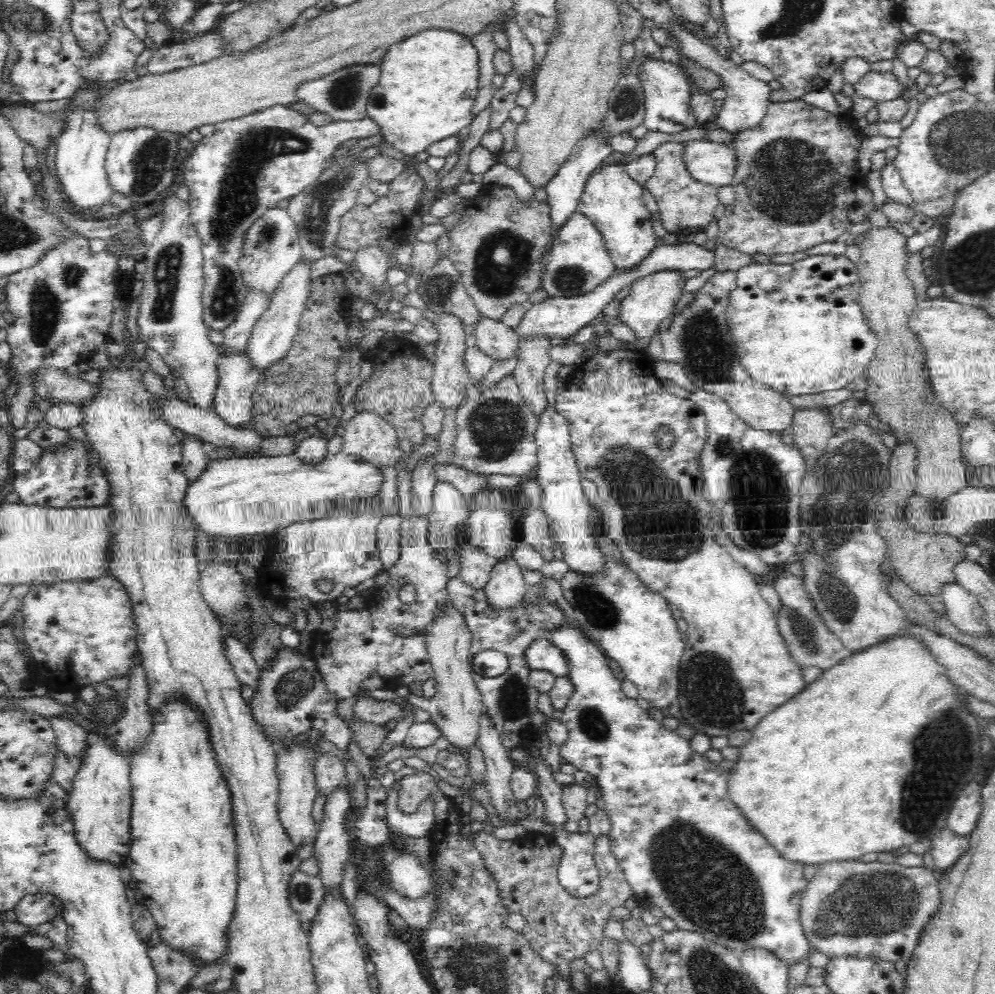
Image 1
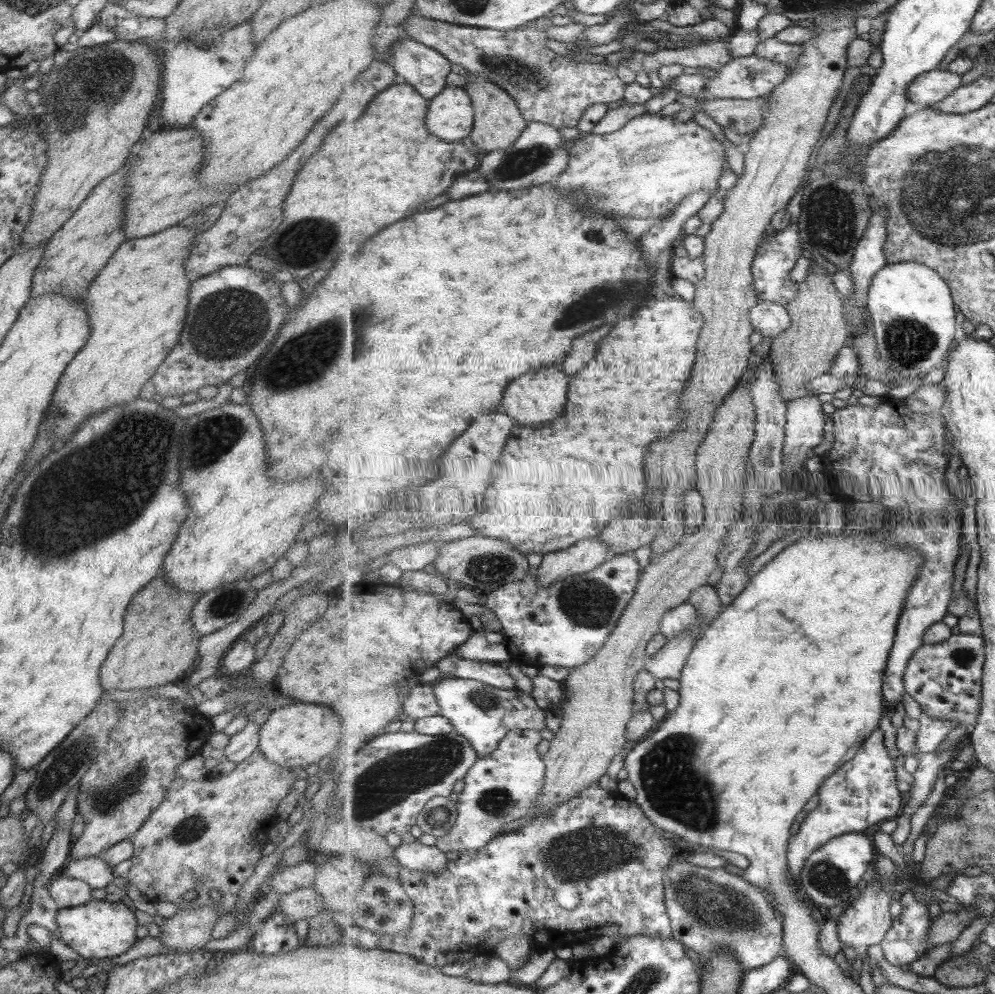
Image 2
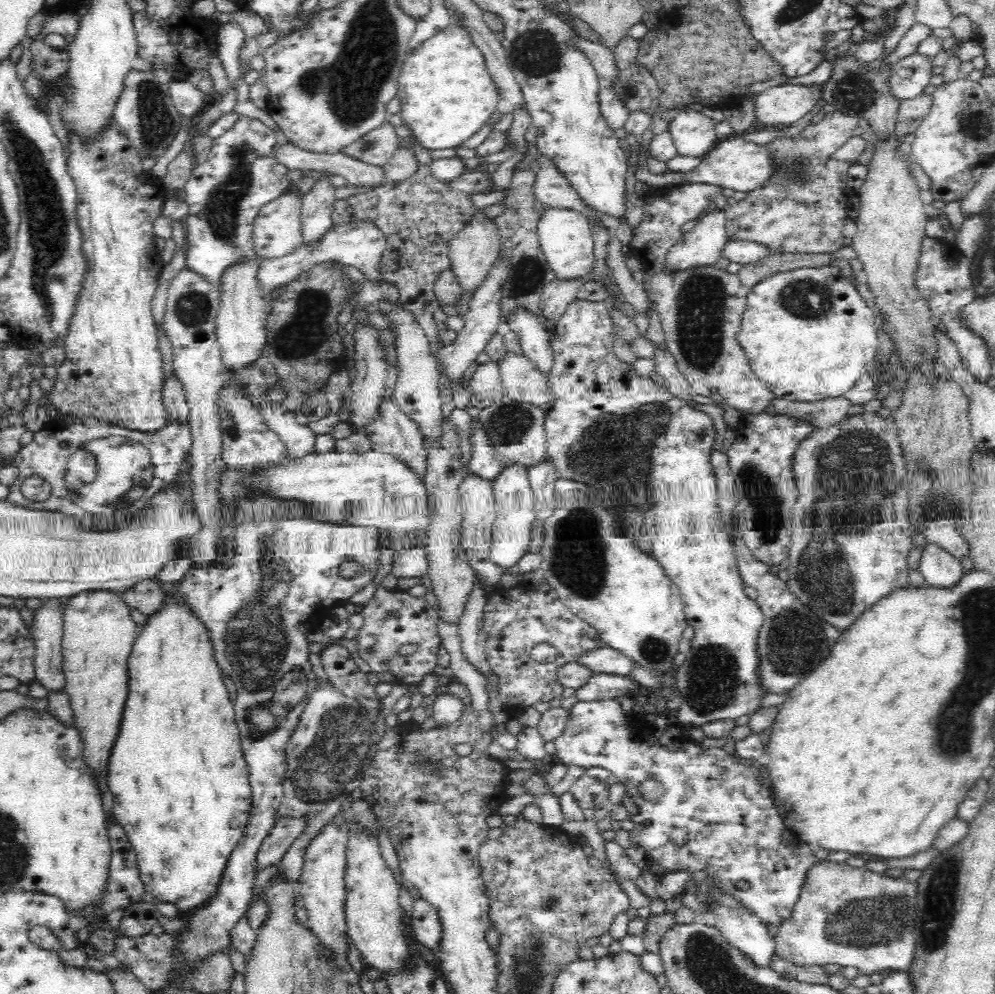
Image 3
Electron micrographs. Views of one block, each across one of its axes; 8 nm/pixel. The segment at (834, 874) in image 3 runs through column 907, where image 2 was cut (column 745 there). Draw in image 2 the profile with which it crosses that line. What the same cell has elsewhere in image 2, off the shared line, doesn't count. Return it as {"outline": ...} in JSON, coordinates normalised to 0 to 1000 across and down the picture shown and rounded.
{"outline":[[[684,863],[670,872],[666,889],[669,890],[669,910],[675,928],[675,942],[688,949],[705,966],[713,966],[723,954],[733,954],[739,958],[747,974],[754,977],[777,968],[790,958],[786,923],[781,922],[769,897],[746,880],[735,879],[728,872],[716,874],[699,871]]]}

